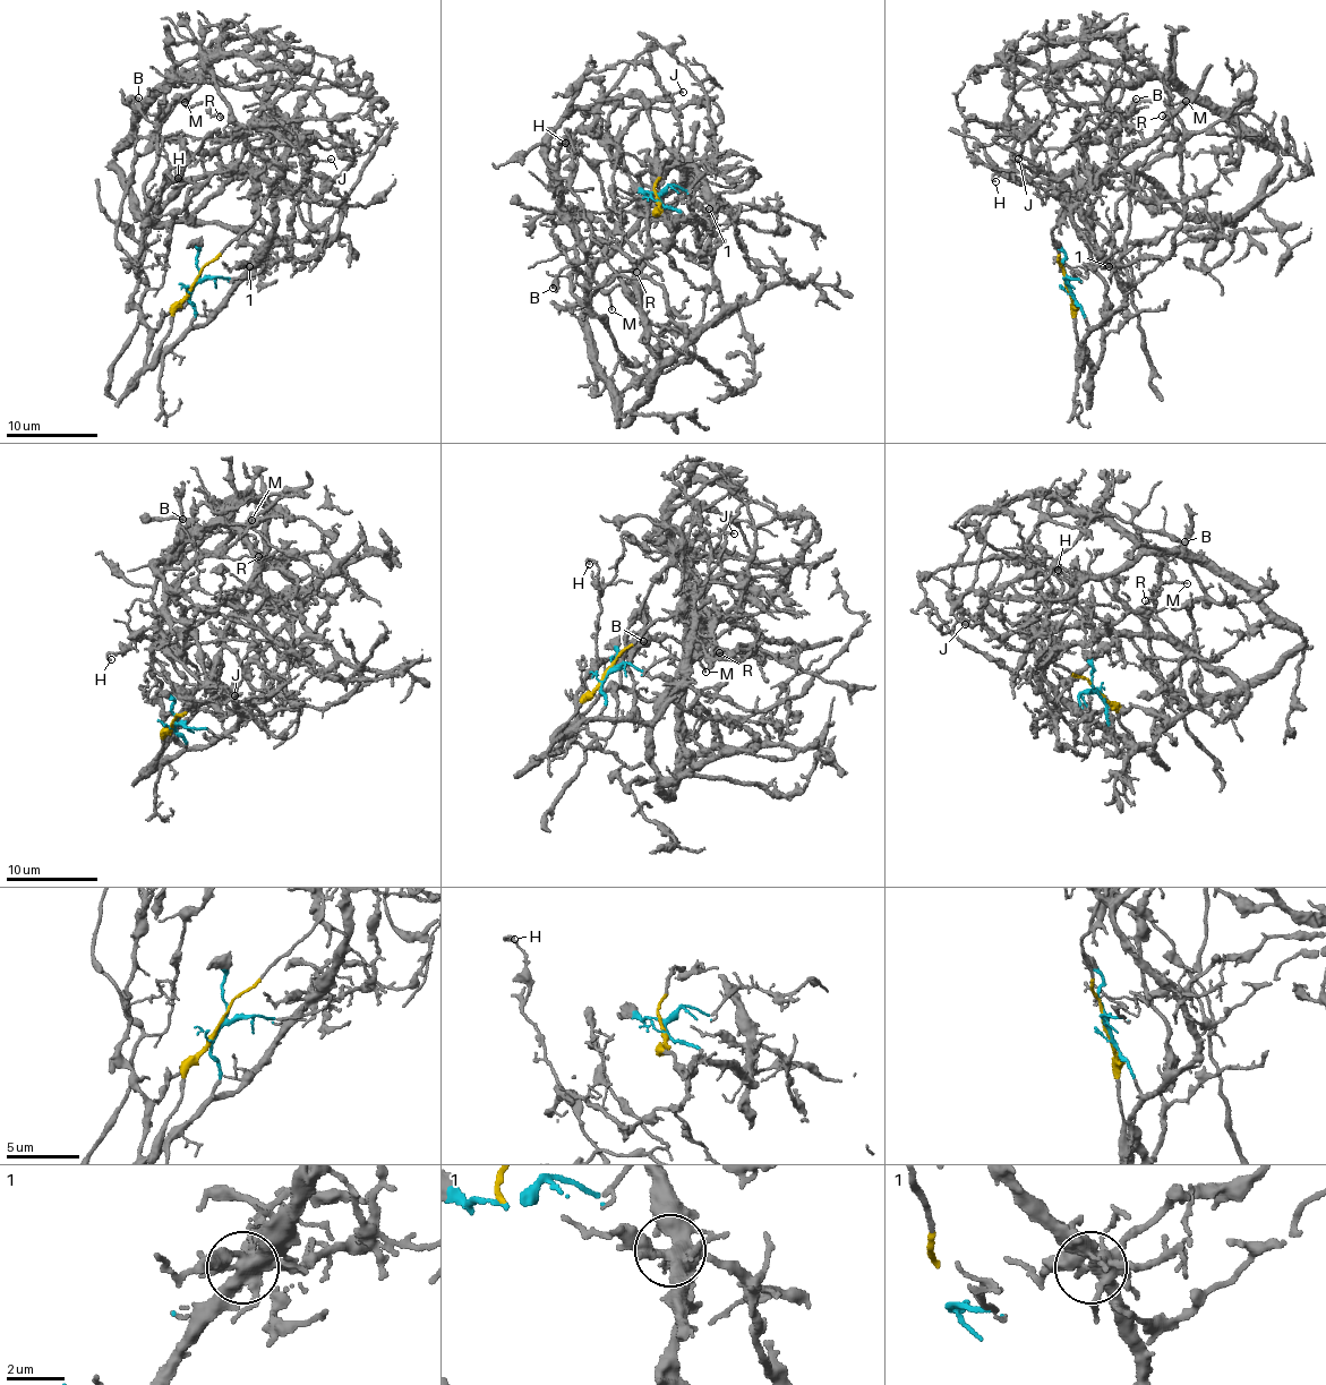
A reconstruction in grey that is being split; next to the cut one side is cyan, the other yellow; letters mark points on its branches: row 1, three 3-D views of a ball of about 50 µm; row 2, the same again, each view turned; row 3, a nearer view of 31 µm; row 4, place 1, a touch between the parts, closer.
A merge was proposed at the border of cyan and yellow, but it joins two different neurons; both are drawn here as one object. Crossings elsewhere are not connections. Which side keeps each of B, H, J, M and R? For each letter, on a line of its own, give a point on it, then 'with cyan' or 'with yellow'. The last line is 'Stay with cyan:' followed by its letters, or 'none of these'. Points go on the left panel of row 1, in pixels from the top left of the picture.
B: at (138, 97); with cyan
H: at (178, 178); with cyan
J: at (331, 159); with cyan
M: at (185, 102); with cyan
R: at (220, 117); with cyan
Stay with cyan: B, H, J, M, R

